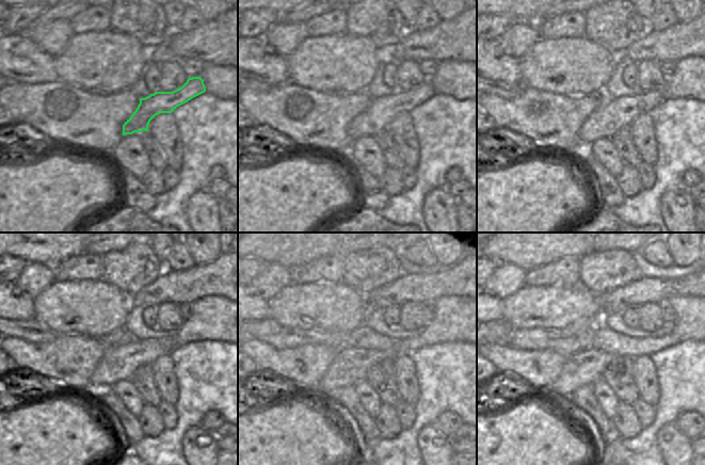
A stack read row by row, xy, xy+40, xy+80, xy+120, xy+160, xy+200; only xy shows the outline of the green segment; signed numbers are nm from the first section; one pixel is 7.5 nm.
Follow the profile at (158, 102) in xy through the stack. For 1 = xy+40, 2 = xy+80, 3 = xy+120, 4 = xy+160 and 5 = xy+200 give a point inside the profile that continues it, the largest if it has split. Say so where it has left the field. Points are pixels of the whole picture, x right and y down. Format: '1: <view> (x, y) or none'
1: xy+40 (381, 112)
2: xy+80 (613, 114)
3: xy+120 (119, 362)
4: xy+160 (350, 366)
5: xy+200 (586, 367)

